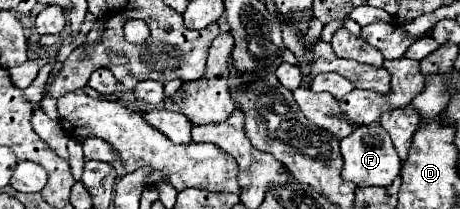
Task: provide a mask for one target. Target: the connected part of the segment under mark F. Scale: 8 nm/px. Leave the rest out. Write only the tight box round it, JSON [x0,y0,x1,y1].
[341,124,401,186]

